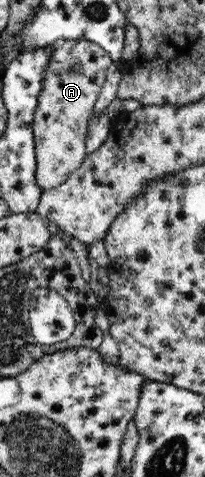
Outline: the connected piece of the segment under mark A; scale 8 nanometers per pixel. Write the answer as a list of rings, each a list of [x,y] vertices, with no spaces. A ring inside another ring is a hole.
[[[85,39],[62,41],[51,51],[48,63],[42,70],[43,78],[32,122],[37,165],[36,185],[42,193],[45,190],[53,190],[53,188],[65,184],[69,180],[69,176],[81,166],[87,157],[86,137],[88,125],[92,118],[93,105],[97,102],[97,96],[99,96],[103,86],[107,68],[111,66],[113,61],[109,53],[102,49],[98,43],[89,42]]]

